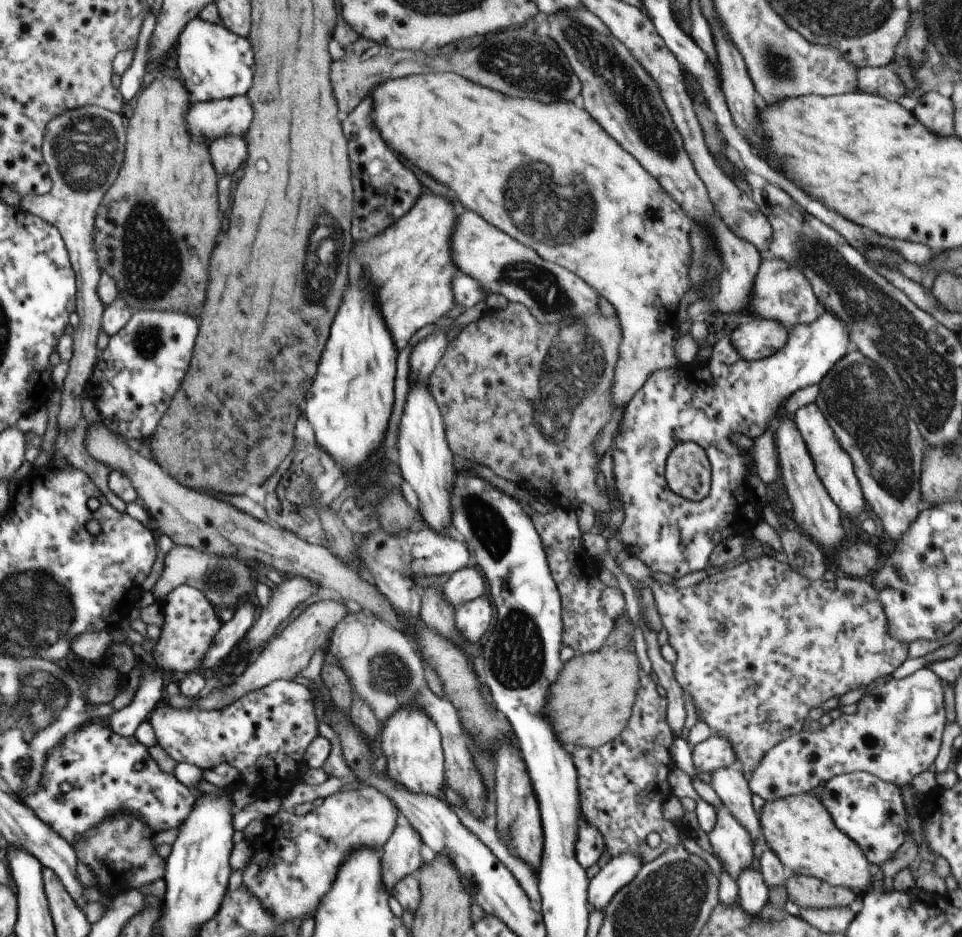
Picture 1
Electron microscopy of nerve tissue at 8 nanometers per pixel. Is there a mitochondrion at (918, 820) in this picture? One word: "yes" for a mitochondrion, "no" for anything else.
no

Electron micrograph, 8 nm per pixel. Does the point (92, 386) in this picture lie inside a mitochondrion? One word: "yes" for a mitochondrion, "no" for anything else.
no

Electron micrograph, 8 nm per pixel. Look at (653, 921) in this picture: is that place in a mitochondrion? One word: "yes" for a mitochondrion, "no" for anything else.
yes

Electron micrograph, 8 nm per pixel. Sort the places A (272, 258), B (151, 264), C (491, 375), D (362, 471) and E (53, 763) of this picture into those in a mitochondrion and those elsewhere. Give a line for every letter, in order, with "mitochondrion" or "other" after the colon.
A: other
B: mitochondrion
C: other
D: other
E: other

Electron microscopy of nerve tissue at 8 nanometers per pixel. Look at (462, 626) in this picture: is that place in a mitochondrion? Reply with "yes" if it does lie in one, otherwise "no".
no

